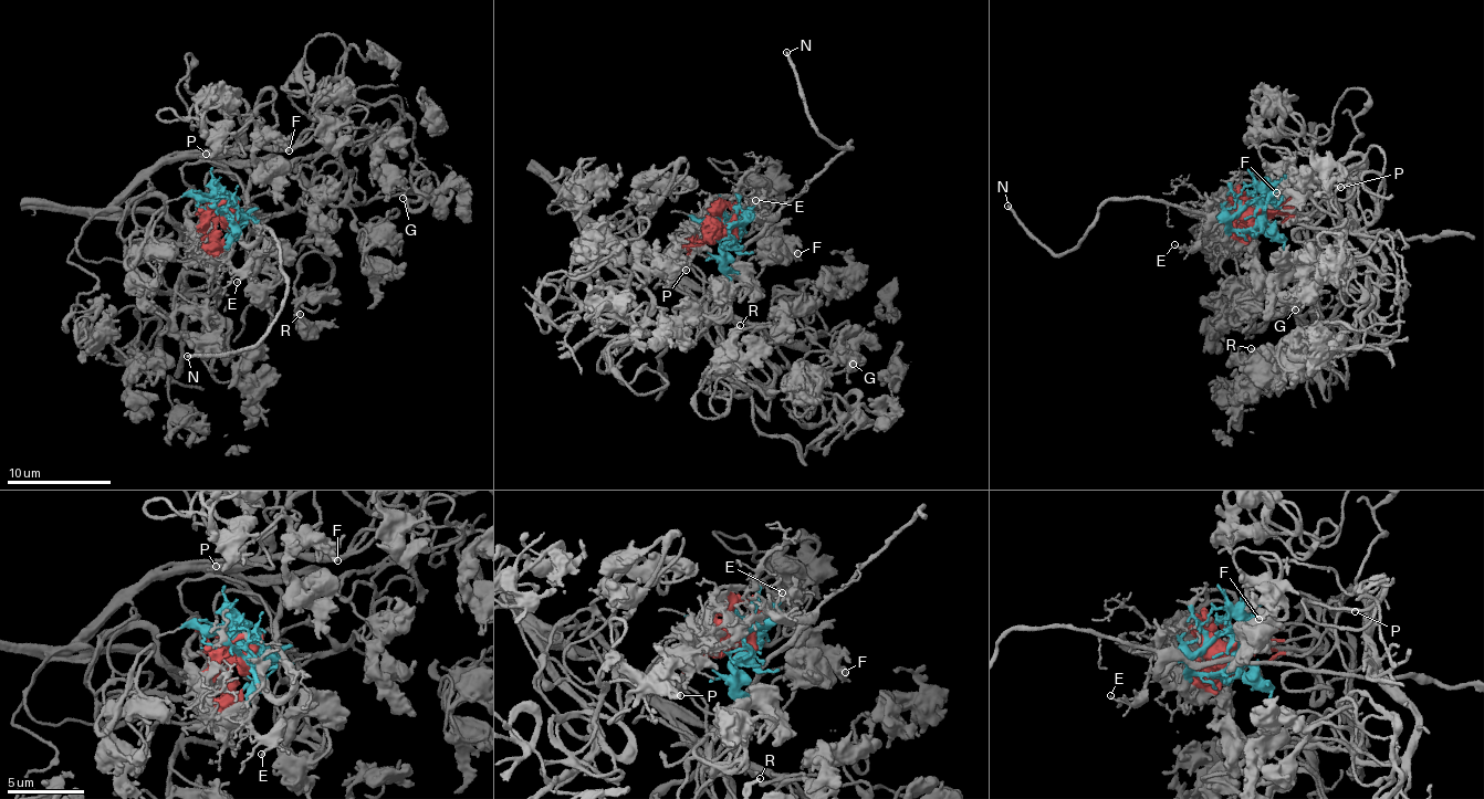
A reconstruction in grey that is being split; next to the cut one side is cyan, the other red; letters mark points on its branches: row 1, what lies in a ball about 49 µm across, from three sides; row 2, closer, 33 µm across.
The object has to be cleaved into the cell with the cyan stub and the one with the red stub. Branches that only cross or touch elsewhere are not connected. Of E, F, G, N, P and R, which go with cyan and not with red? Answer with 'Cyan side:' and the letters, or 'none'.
Cyan side: E, N

